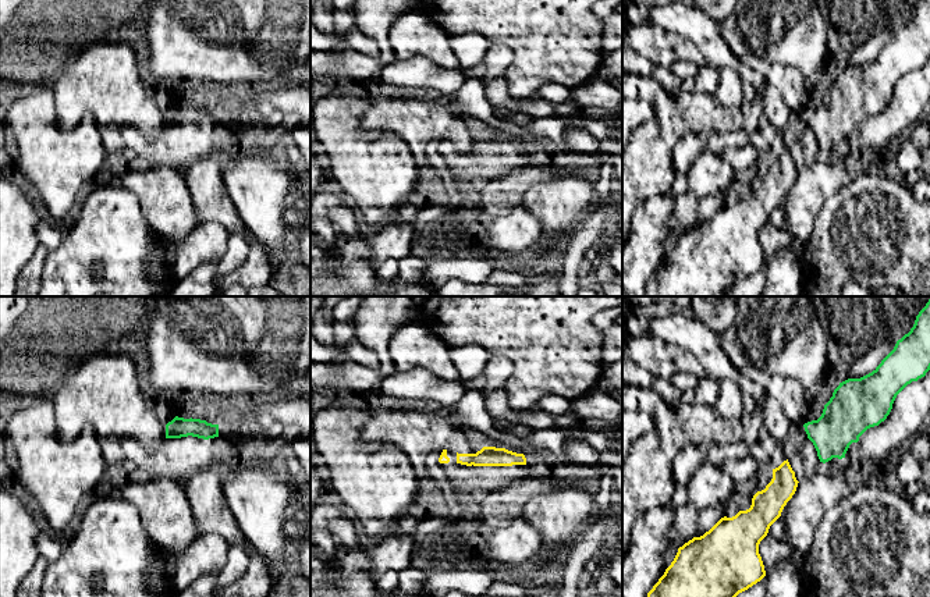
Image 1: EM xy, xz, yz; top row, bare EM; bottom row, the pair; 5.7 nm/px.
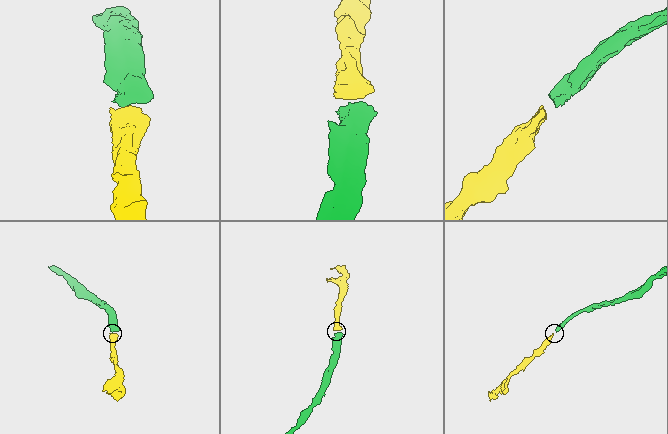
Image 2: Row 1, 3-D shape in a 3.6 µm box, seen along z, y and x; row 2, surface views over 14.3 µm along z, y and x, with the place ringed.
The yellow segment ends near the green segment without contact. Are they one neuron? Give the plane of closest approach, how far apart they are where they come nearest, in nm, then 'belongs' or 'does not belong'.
yz | 160 nm | belongs

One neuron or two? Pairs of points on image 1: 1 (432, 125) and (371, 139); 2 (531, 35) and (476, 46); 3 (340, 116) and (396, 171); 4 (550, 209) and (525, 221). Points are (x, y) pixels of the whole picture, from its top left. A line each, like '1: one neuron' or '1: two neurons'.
1: two neurons
2: two neurons
3: one neuron
4: two neurons

